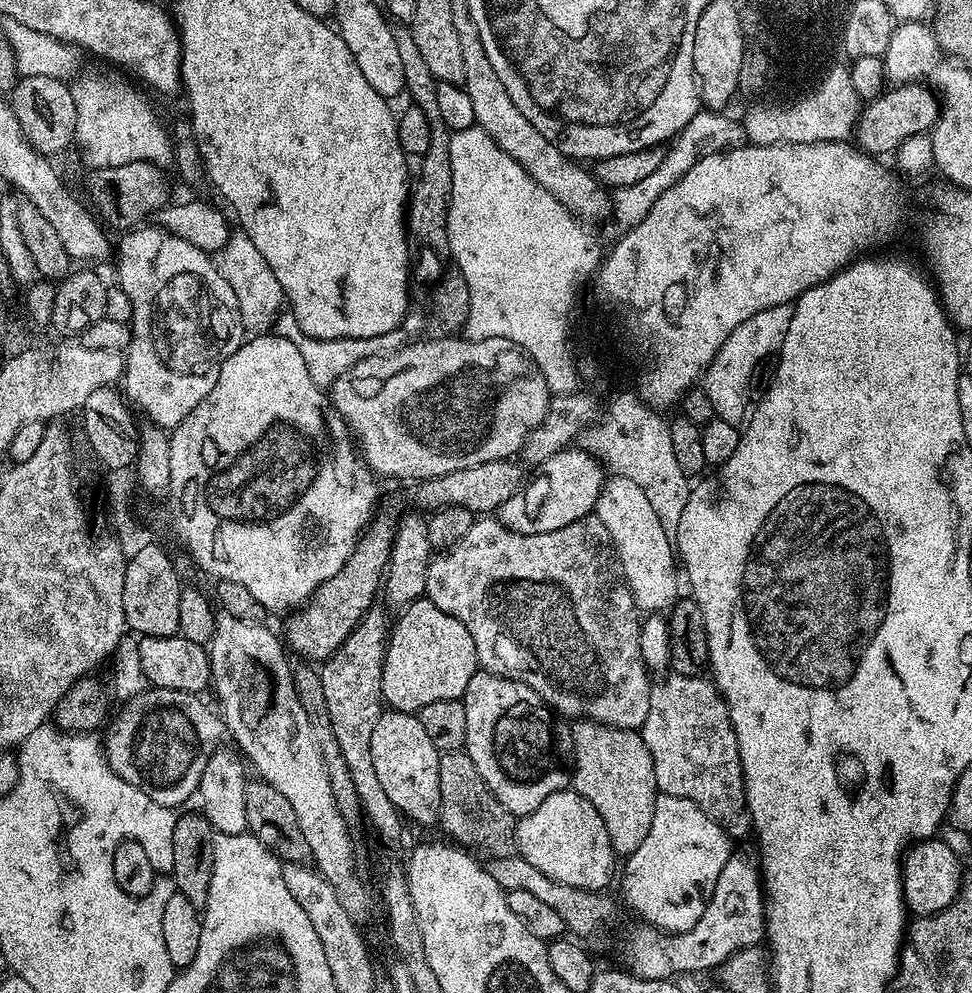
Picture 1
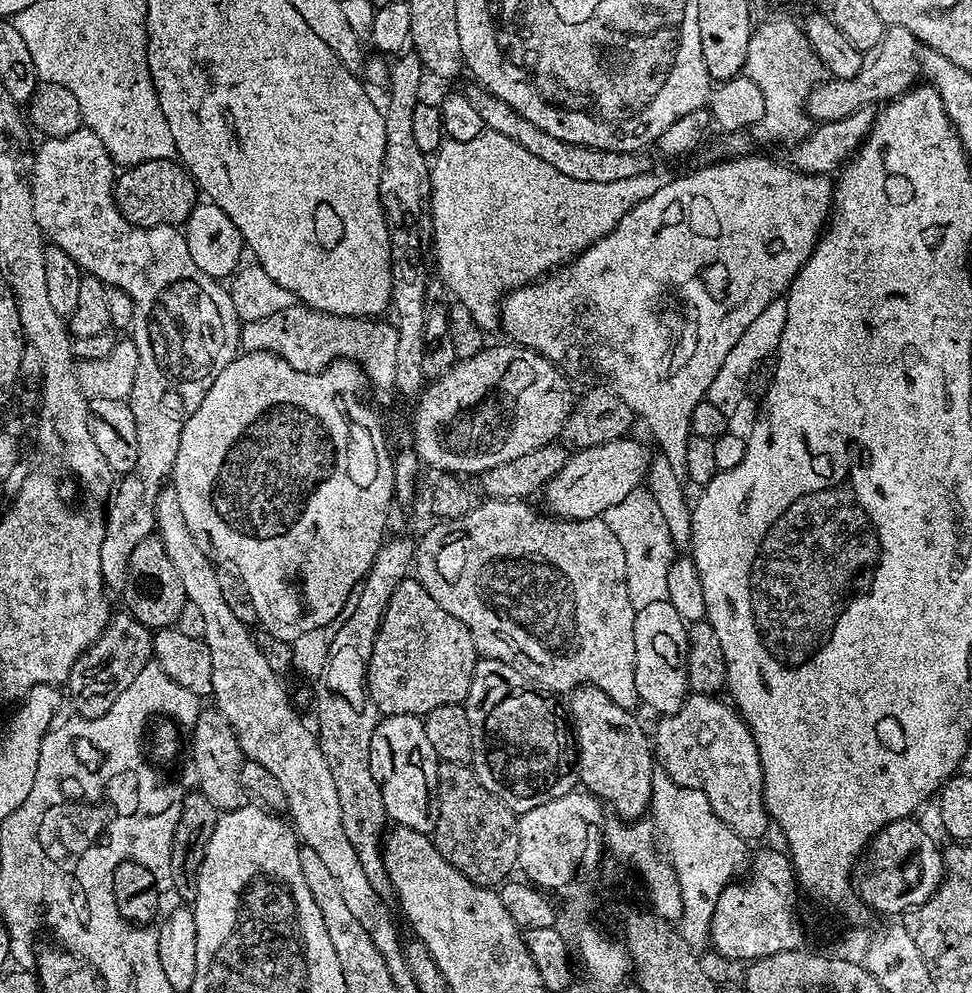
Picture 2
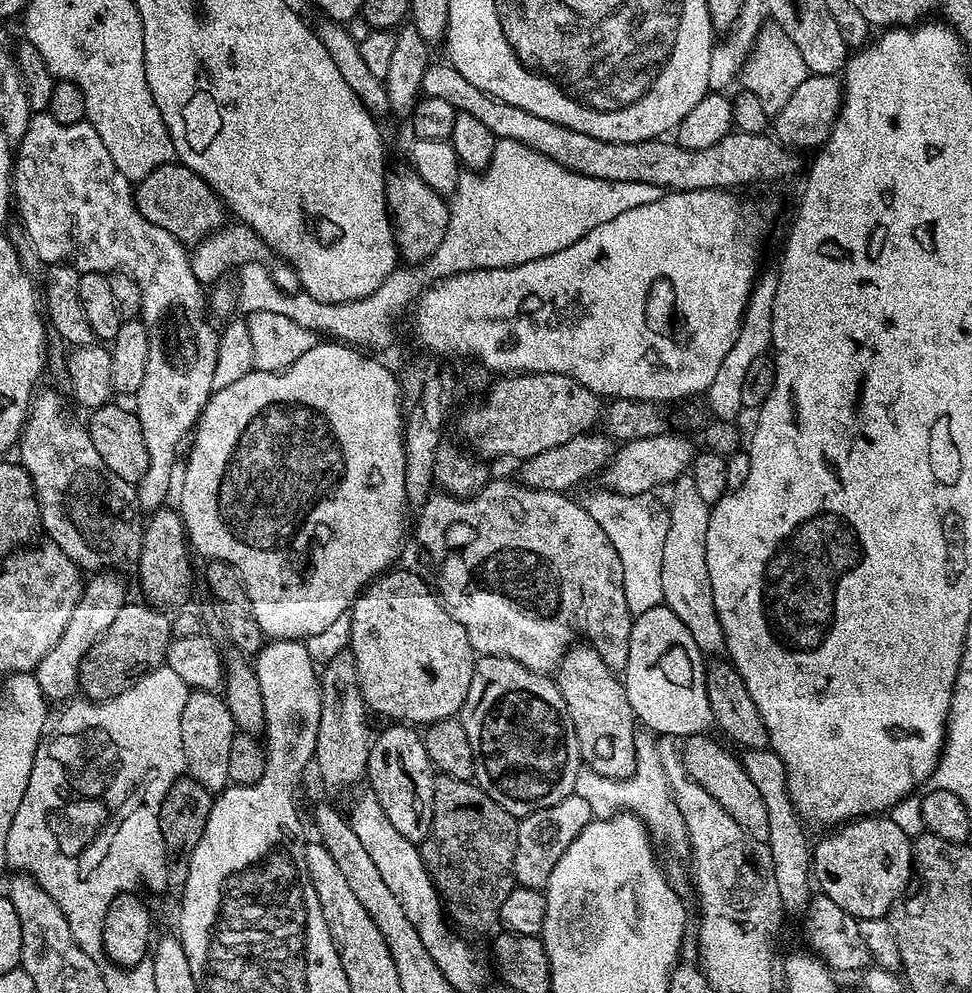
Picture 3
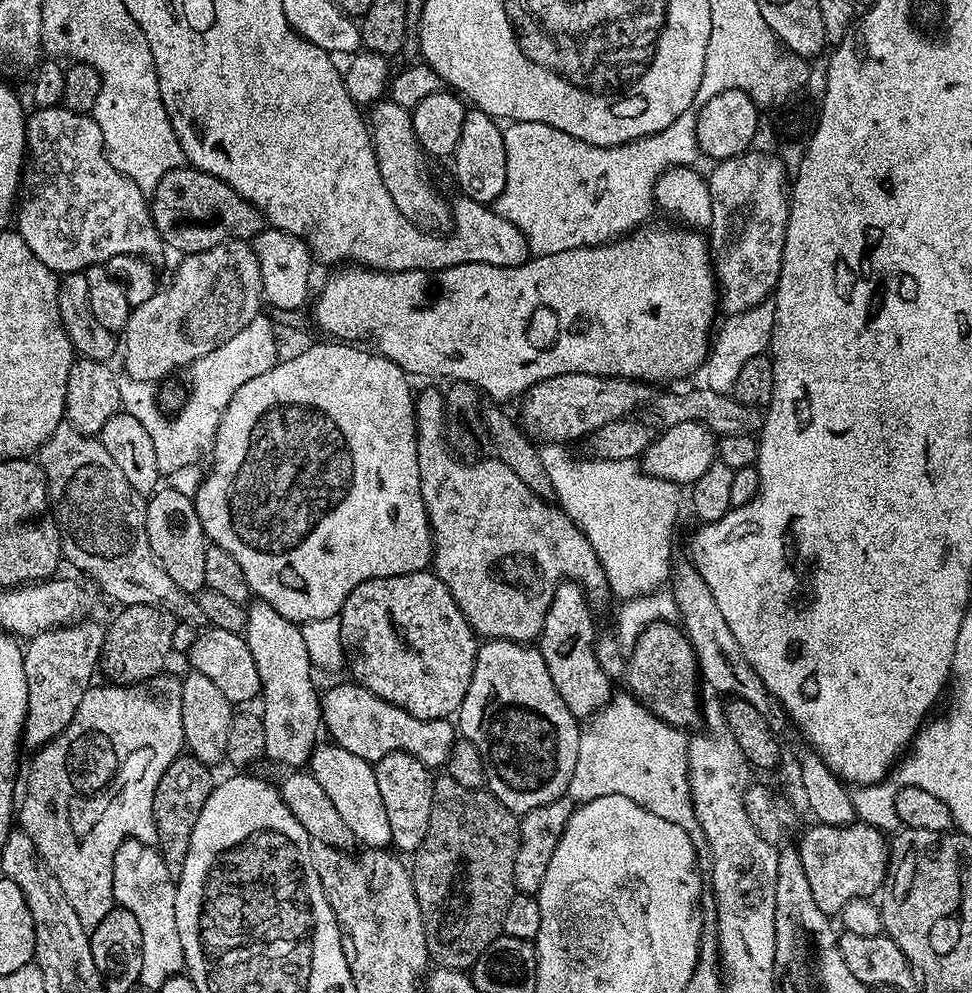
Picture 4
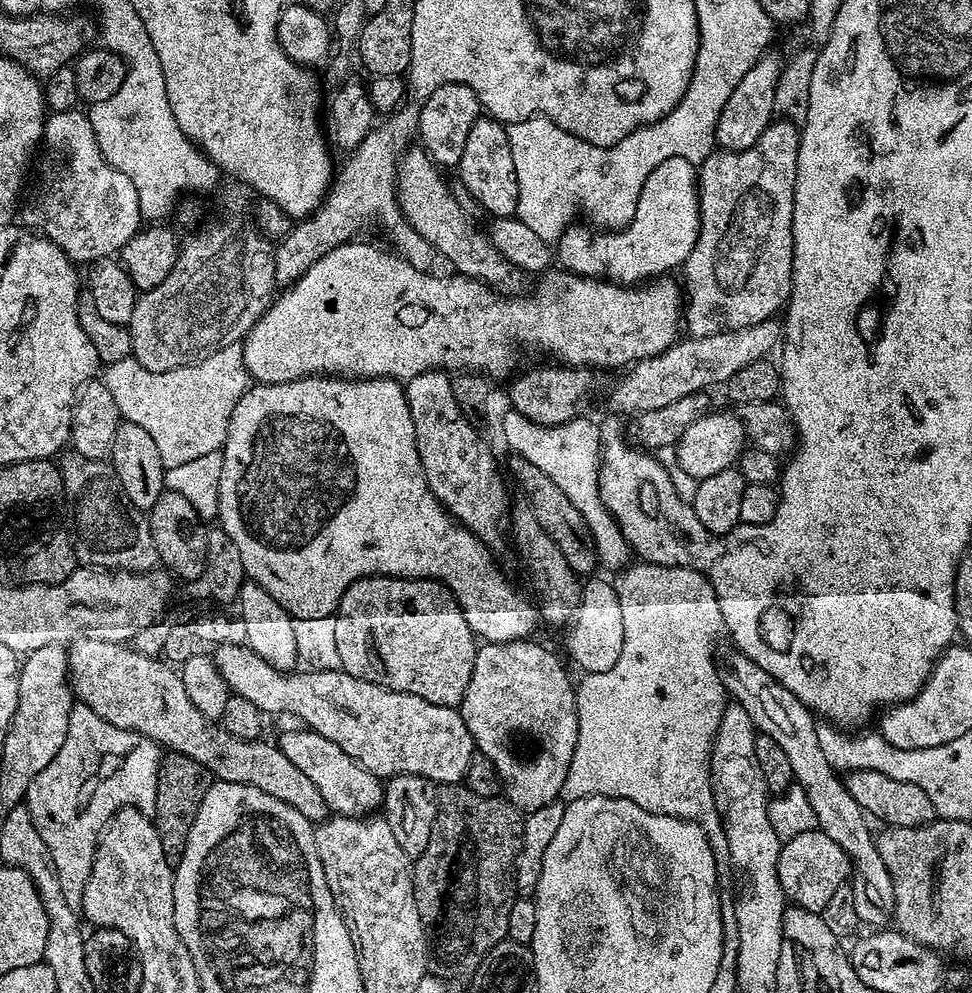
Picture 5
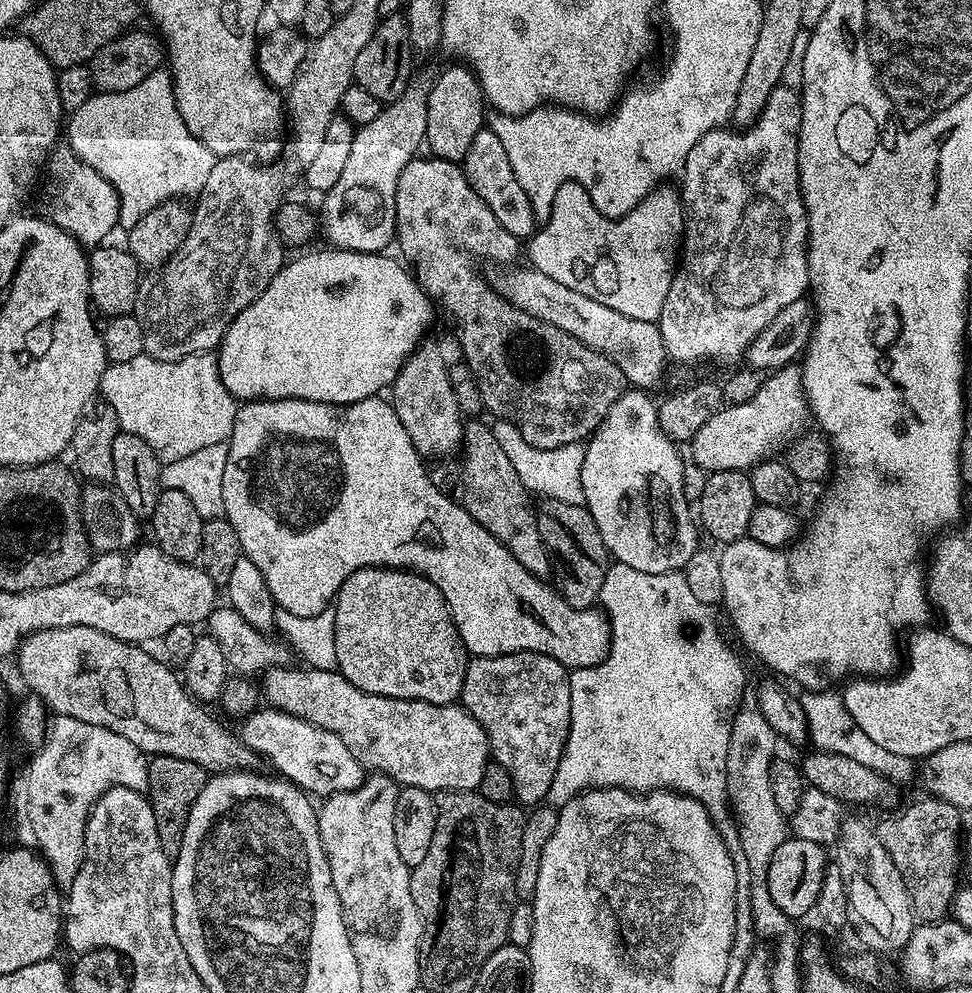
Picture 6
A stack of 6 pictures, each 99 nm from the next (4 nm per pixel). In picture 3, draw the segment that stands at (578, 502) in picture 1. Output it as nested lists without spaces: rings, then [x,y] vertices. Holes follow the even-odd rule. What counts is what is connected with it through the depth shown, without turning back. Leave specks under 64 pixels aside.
[[[672,435],[638,438],[621,443],[602,472],[602,478],[608,483],[605,485],[623,496],[643,496],[655,493],[655,488],[663,484],[664,487],[671,486],[691,469],[694,455],[694,447],[686,437]]]

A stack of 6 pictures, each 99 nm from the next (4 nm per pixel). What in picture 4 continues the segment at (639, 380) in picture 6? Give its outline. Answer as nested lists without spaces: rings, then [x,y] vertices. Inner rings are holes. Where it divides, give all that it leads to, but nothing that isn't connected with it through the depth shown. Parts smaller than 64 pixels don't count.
[[[385,98],[371,105],[370,112],[372,145],[378,162],[378,174],[382,174],[382,183],[386,185],[386,194],[394,198],[394,206],[402,210],[402,214],[411,224],[418,224],[428,230],[447,229],[452,223],[452,210],[449,201],[444,201],[436,193],[435,186],[428,181],[428,176],[424,173],[426,153],[414,134],[411,111],[398,106],[398,102],[391,98]]]

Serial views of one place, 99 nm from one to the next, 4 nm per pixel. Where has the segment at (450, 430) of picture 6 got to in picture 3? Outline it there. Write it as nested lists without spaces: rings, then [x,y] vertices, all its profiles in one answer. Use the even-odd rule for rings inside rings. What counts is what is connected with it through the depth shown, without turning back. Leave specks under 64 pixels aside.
[[[489,479],[481,492],[477,492],[475,496],[470,496],[466,500],[459,500],[457,496],[450,496],[446,492],[436,490],[418,509],[417,516],[420,517],[416,520],[416,540],[428,551],[428,556],[436,567],[434,588],[444,604],[444,609],[450,614],[450,618],[454,618],[454,622],[458,622],[458,626],[466,630],[466,638],[470,638],[473,652],[480,656],[505,656],[535,672],[552,674],[560,665],[565,652],[577,639],[576,632],[581,632],[584,635],[581,637],[591,644],[608,668],[623,670],[630,651],[630,634],[634,617],[626,606],[626,590],[622,586],[622,562],[618,562],[618,550],[614,550],[602,526],[598,526],[598,522],[590,518],[587,507],[581,501],[579,504],[578,501],[571,500],[573,498],[571,495],[554,490],[534,490],[515,479],[512,480]]]

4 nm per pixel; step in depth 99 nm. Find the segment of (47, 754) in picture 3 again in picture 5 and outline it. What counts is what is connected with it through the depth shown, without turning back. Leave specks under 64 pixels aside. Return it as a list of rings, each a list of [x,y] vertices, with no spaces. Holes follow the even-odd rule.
[[[79,702],[73,703],[70,714],[70,726],[66,730],[66,742],[62,742],[62,750],[54,754],[54,762],[30,782],[26,797],[28,813],[34,818],[34,826],[38,834],[42,834],[42,842],[46,842],[46,850],[56,867],[58,882],[62,882],[62,890],[66,902],[73,906],[83,905],[84,887],[92,874],[92,863],[96,853],[96,841],[100,833],[119,808],[134,807],[145,814],[155,813],[156,787],[158,786],[158,766],[162,749],[150,738],[137,732],[122,730],[94,714],[90,706]]]

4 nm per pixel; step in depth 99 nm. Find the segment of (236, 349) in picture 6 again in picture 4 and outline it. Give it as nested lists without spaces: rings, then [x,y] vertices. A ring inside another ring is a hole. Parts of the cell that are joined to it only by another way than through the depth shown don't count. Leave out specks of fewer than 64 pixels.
[[[641,226],[615,240],[608,241],[607,244],[598,244],[586,248],[575,248],[574,250],[562,250],[558,254],[546,254],[545,256],[533,255],[524,264],[518,266],[500,266],[486,264],[466,264],[456,265],[453,268],[442,269],[435,272],[378,272],[375,268],[365,268],[363,266],[344,266],[336,272],[324,284],[324,289],[320,292],[320,297],[316,300],[316,324],[324,331],[329,332],[329,337],[335,338],[340,342],[368,342],[364,340],[373,340],[375,351],[379,355],[390,358],[402,371],[416,376],[449,376],[449,381],[460,381],[462,383],[470,383],[476,386],[485,397],[493,396],[493,401],[504,402],[500,400],[512,400],[523,397],[524,393],[529,388],[534,387],[538,382],[542,382],[546,378],[554,378],[561,376],[567,372],[577,372],[578,374],[590,374],[591,376],[620,376],[624,380],[638,380],[647,382],[649,385],[655,386],[663,380],[680,380],[683,376],[688,376],[691,372],[699,373],[703,369],[710,351],[710,337],[714,332],[714,325],[717,323],[716,312],[718,313],[718,289],[716,286],[716,274],[714,271],[714,257],[710,251],[710,244],[707,239],[704,240],[699,231],[693,230],[688,226],[679,226],[680,228],[648,228],[649,226]]]

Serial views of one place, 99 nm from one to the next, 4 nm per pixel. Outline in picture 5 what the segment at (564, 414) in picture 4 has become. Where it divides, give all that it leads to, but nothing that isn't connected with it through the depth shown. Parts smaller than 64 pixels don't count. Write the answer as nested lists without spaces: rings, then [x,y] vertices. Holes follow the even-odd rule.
[[[776,318],[729,332],[681,339],[662,354],[650,360],[637,360],[634,366],[629,367],[620,385],[612,392],[612,404],[618,411],[631,414],[662,410],[662,406],[670,406],[678,402],[678,398],[712,390],[715,384],[727,385],[729,378],[738,374],[742,366],[750,366],[750,362],[758,362],[775,353],[781,340],[782,324]]]

